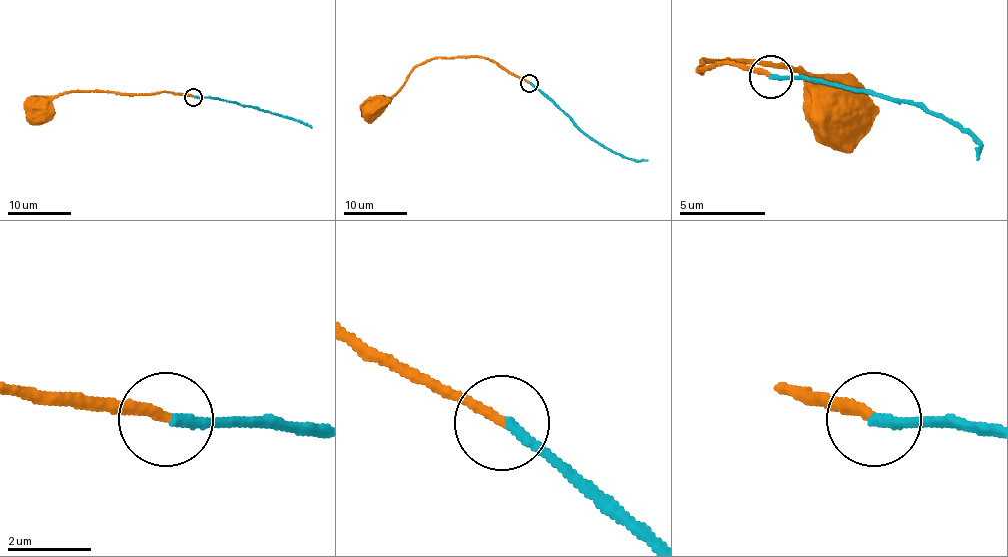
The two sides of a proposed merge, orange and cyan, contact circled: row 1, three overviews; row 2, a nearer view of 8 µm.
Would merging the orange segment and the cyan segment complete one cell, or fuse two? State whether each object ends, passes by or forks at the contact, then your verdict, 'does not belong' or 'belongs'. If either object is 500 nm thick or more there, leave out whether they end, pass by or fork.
orange ends; cyan ends; belongs

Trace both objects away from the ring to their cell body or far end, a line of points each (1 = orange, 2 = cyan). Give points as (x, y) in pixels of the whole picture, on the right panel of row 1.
1: (772, 77), (742, 64), (703, 69), (703, 64), (789, 64), (823, 77), (841, 95), (836, 103)
2: (772, 77), (823, 77), (918, 103), (970, 133), (978, 146), (978, 159)

